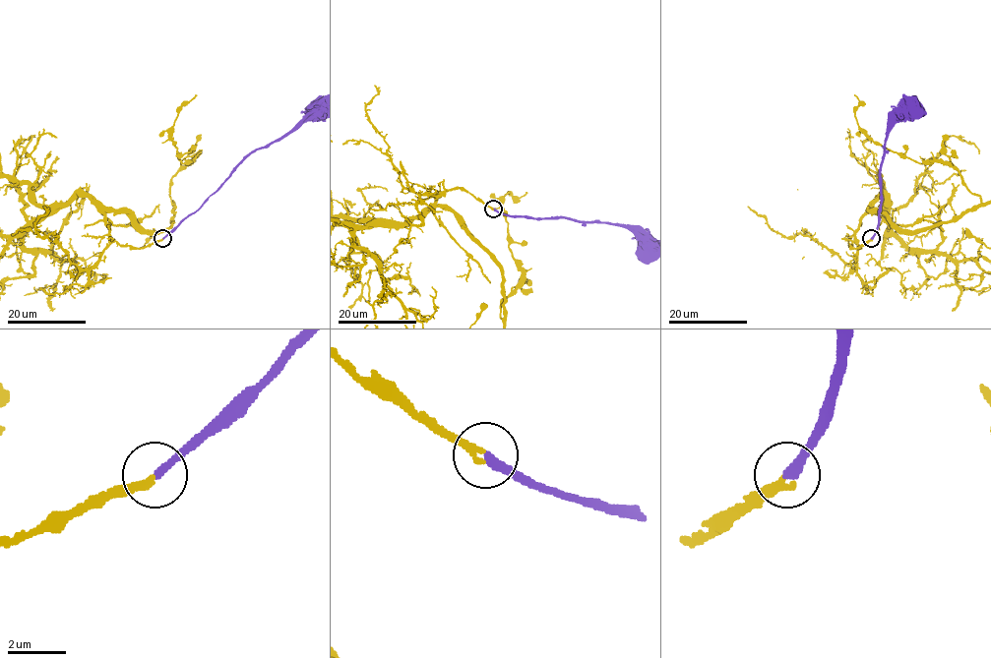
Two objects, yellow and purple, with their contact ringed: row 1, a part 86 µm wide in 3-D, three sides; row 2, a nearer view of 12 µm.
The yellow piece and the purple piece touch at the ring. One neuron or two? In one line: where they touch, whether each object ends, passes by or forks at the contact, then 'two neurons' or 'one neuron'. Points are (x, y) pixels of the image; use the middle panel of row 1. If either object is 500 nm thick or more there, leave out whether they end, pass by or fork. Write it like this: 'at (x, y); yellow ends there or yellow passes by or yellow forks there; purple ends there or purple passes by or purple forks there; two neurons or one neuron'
at (493, 209); yellow ends there; purple ends there; one neuron

